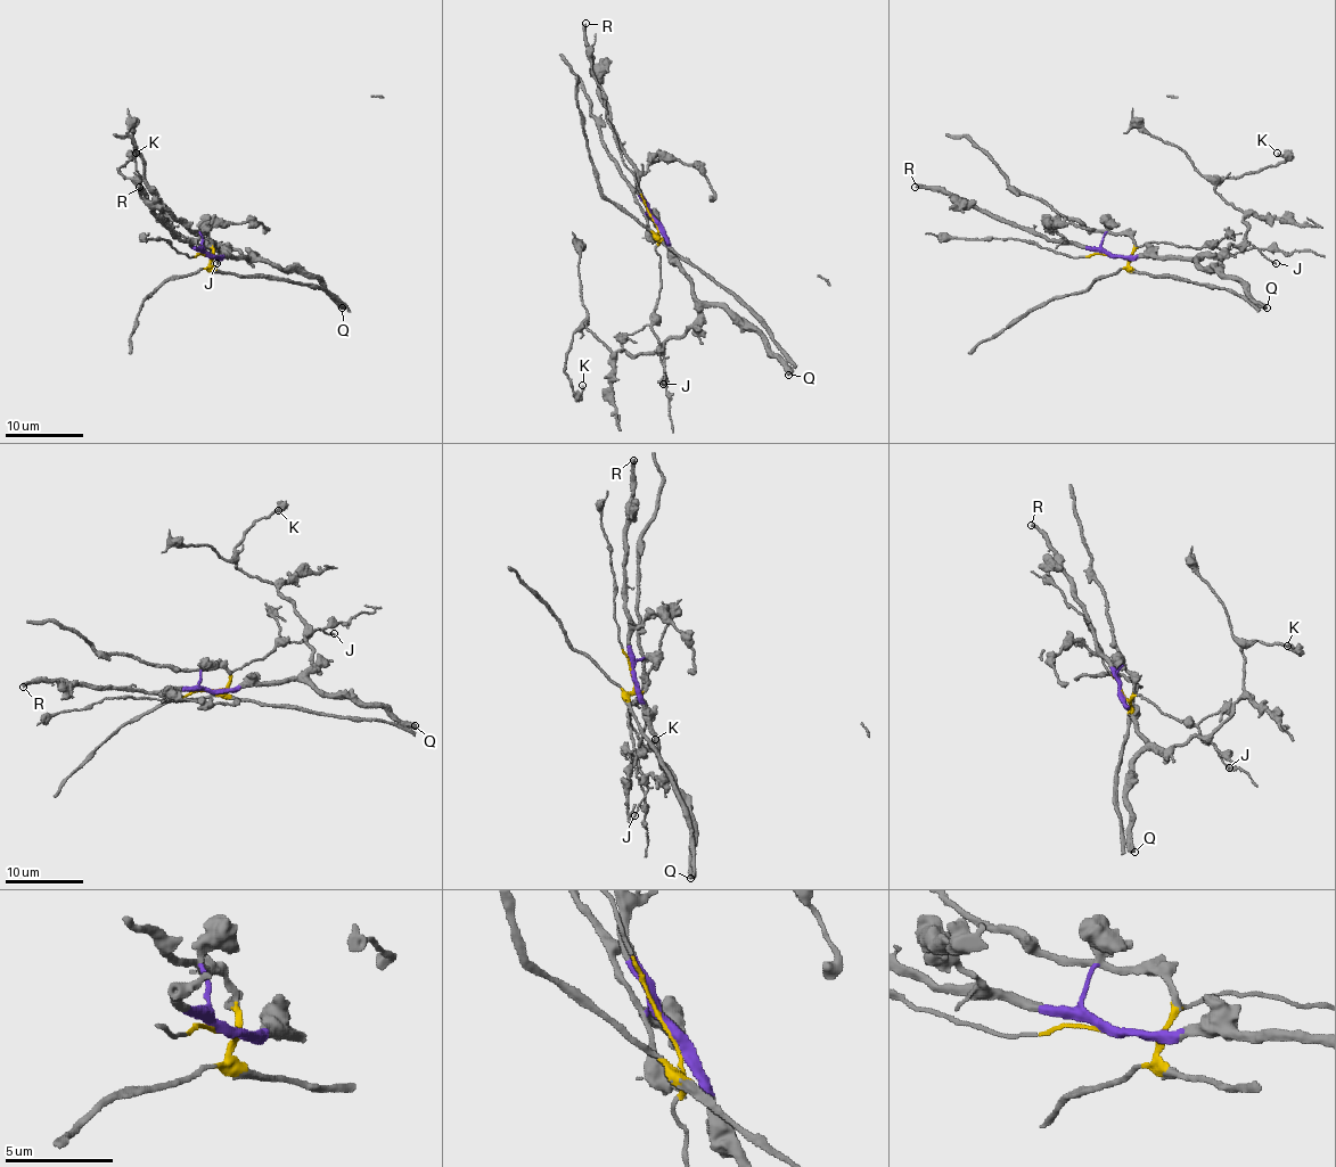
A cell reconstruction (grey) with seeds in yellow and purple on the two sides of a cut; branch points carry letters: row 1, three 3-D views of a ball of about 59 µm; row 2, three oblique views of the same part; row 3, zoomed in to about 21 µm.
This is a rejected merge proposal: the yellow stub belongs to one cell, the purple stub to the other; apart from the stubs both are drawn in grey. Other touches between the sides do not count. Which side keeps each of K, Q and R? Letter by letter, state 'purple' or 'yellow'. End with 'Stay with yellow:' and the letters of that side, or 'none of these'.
K: purple
Q: purple
R: purple
Stay with yellow: none of these

